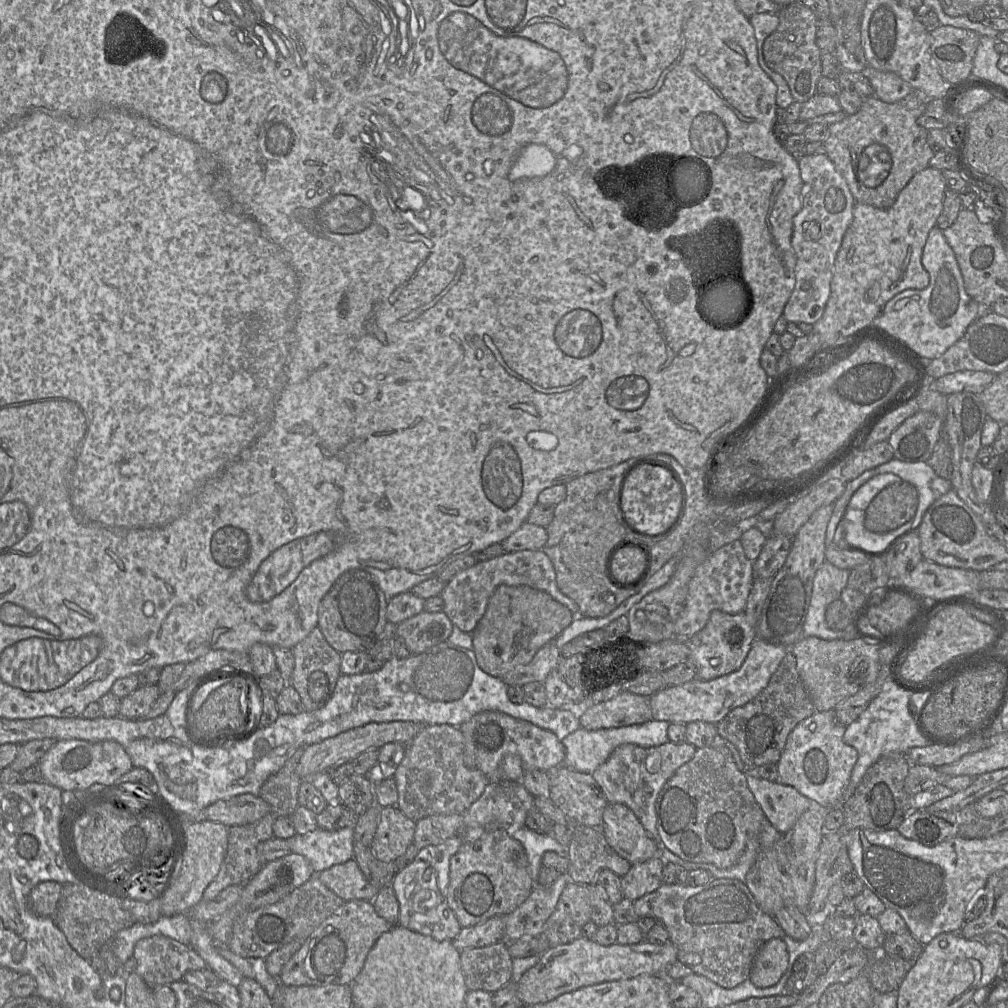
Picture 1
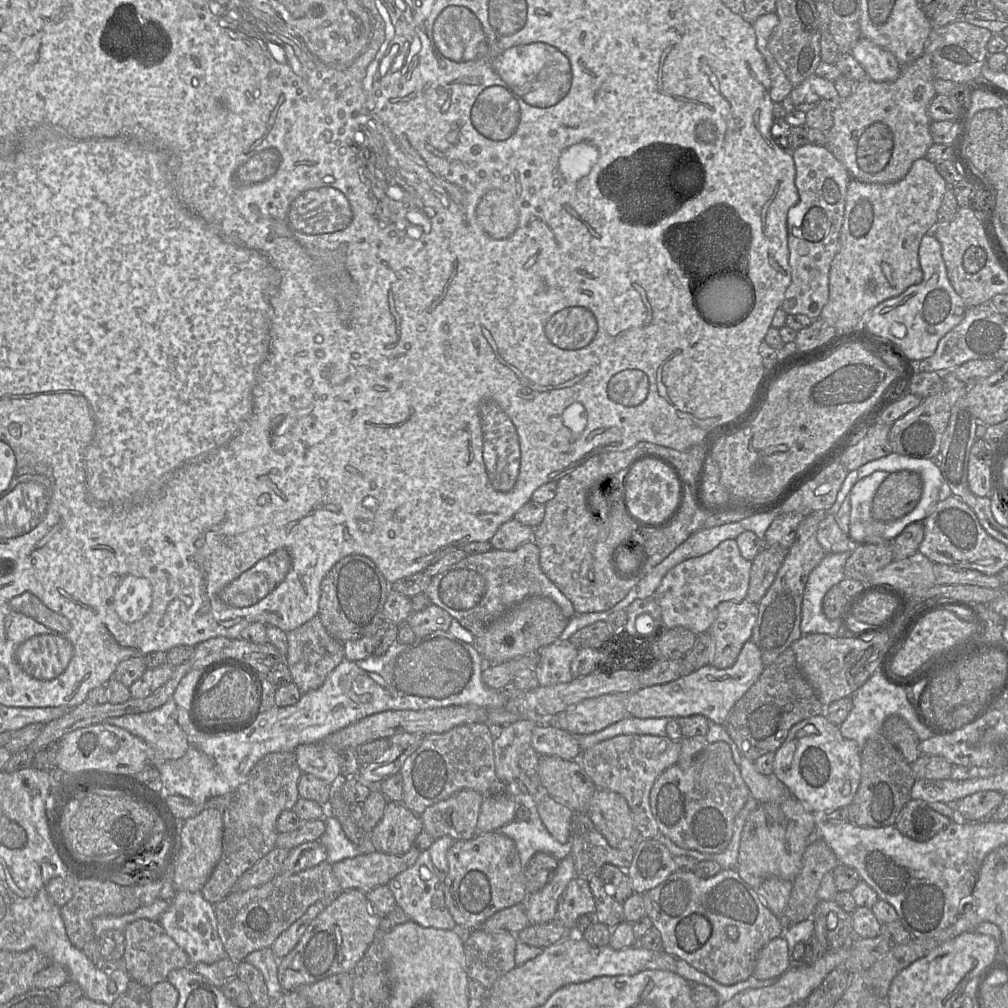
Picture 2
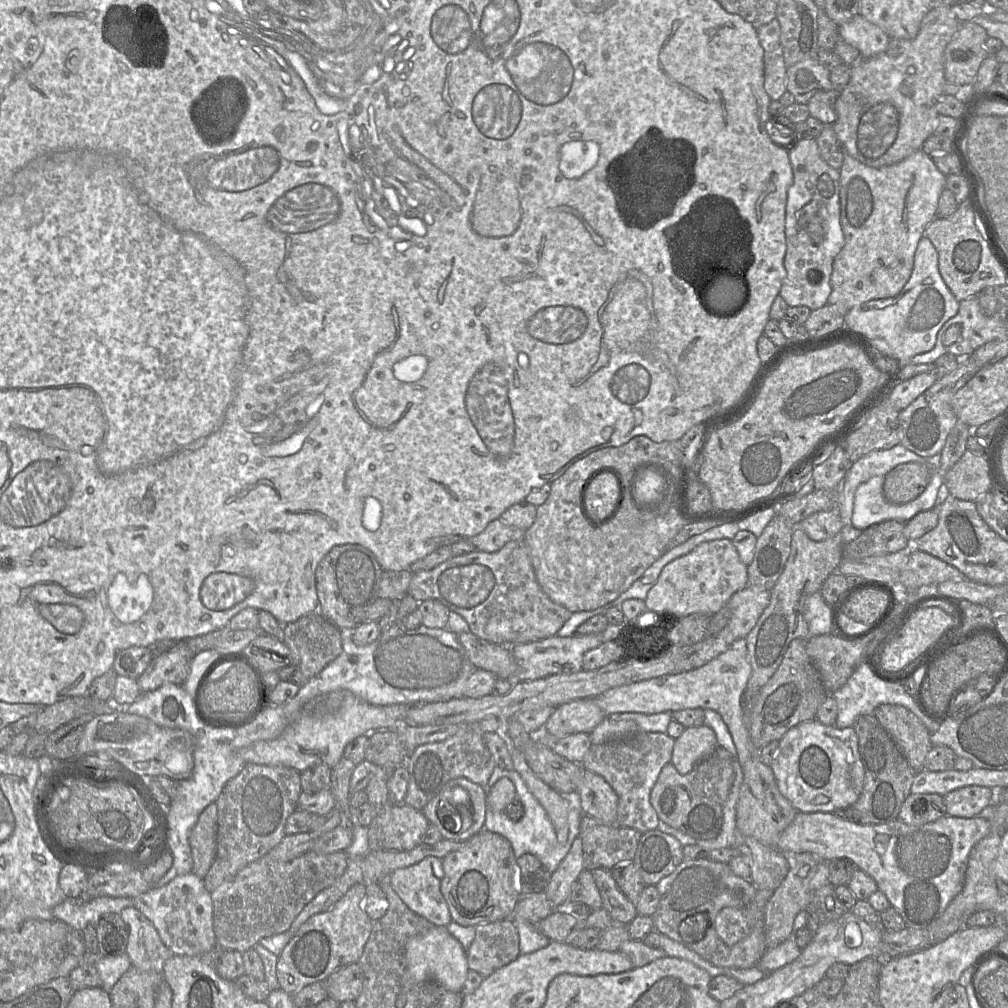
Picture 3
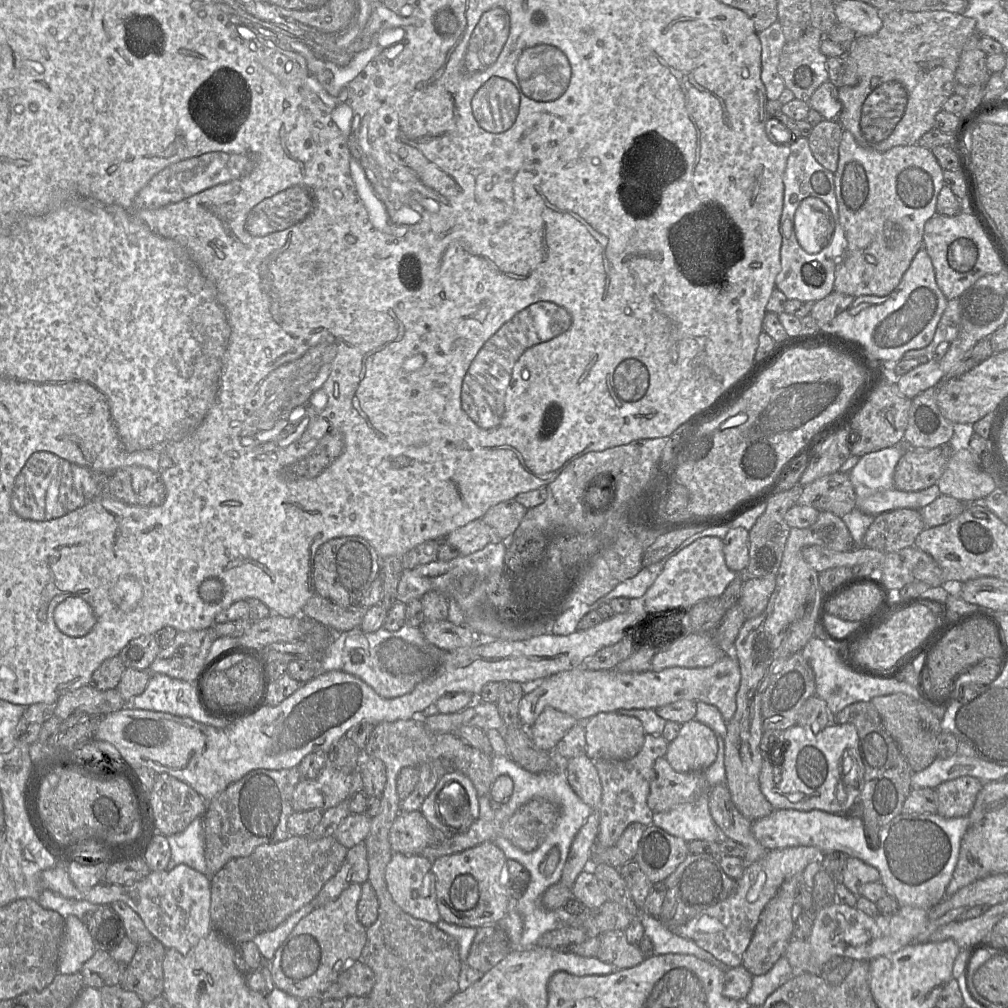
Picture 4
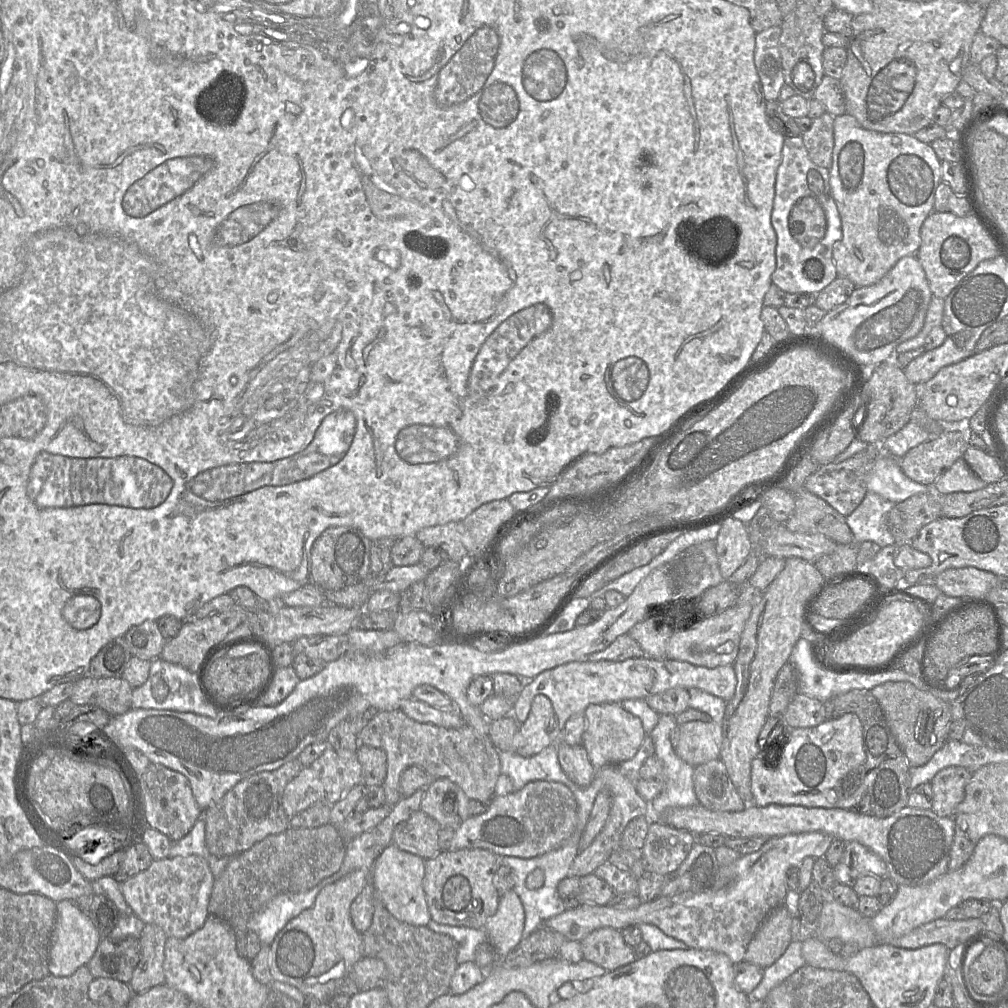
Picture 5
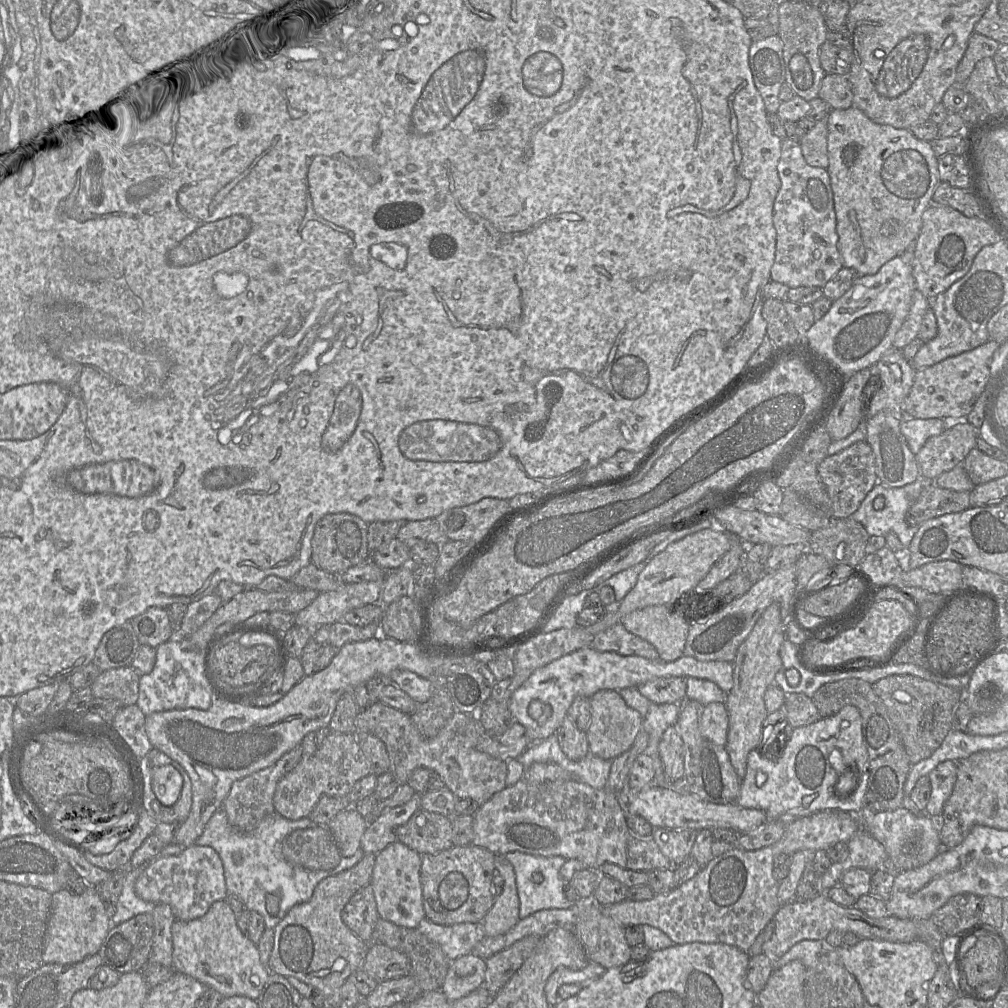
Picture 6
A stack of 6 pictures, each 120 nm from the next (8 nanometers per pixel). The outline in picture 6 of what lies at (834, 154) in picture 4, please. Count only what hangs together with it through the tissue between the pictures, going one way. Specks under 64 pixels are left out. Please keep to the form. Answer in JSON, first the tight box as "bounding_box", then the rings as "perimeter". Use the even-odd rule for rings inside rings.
{"bounding_box":[799,117,829,169],"perimeter":[[[827,117],[816,122],[814,127],[804,134],[799,143],[807,164],[827,169],[829,165],[827,136]]]}

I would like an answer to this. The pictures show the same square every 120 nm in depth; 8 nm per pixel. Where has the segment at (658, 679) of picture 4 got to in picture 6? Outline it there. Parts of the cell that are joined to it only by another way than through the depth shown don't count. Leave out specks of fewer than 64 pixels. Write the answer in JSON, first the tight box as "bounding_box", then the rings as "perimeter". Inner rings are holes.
{"bounding_box":[508,646,734,745],"perimeter":[[[586,646],[536,669],[511,695],[508,700],[508,709],[515,721],[525,727],[528,745],[531,745],[555,734],[573,700],[578,696],[590,698],[600,690],[619,691],[622,688],[637,687],[657,677],[669,676],[709,680],[728,693],[734,686],[733,674],[733,663],[727,661],[701,661],[684,654],[672,662],[652,661],[640,656],[623,656],[616,652],[598,651],[591,646]],[[533,700],[539,700],[551,707],[551,715],[543,724],[539,724],[528,713],[528,706]]]}

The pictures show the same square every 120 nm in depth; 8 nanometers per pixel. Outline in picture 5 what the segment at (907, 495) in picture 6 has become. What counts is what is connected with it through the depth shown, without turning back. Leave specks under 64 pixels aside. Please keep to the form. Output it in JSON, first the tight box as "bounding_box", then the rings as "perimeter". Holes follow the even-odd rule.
{"bounding_box":[846,491,895,548],"perimeter":[[[867,491],[859,506],[846,517],[855,543],[872,541],[881,548],[894,545],[895,539],[886,526],[886,515],[895,503]]]}

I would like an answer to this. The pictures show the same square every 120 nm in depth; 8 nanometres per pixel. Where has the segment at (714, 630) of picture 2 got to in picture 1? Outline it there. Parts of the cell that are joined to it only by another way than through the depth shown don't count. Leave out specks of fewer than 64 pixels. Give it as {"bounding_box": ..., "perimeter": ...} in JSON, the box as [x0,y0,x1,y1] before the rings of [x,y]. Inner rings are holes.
{"bounding_box":[681,610,758,680],"perimeter":[[[713,610],[705,627],[689,638],[681,638],[689,648],[689,658],[696,667],[696,678],[712,680],[738,670],[747,657],[758,632],[751,625],[743,612],[728,614],[721,610]]]}

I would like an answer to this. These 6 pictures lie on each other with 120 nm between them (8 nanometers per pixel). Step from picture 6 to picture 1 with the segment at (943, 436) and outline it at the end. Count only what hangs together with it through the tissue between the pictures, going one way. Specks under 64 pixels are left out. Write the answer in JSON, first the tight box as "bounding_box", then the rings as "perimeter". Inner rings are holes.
{"bounding_box":[864,478,918,534],"perimeter":[[[901,478],[883,488],[865,510],[864,525],[876,534],[888,533],[909,522],[918,506],[917,488]]]}

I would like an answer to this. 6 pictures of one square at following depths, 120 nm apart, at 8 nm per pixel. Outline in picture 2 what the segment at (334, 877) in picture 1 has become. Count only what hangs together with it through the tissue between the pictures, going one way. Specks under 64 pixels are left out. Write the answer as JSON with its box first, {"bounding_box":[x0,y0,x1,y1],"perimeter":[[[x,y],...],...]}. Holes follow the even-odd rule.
{"bounding_box":[332,846,420,893],"perimeter":[[[415,846],[400,856],[369,851],[332,865],[332,871],[342,891],[358,889],[368,893],[411,867],[420,853]]]}

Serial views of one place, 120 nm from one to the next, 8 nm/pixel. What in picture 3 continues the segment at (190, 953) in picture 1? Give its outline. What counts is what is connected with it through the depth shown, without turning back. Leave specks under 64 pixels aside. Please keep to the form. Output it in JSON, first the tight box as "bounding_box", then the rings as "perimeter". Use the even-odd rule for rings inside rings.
{"bounding_box":[120,907,175,974],"perimeter":[[[135,907],[124,908],[120,915],[129,927],[126,953],[132,966],[163,974],[164,963],[175,954],[165,946],[153,923]]]}

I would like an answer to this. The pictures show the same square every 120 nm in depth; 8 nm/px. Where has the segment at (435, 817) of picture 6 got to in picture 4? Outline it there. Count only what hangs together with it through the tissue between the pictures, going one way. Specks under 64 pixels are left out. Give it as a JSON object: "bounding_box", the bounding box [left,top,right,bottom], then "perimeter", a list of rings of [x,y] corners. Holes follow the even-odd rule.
{"bounding_box":[389,811,431,855],"perimeter":[[[420,811],[401,812],[389,831],[393,853],[420,855],[430,845],[431,826]]]}

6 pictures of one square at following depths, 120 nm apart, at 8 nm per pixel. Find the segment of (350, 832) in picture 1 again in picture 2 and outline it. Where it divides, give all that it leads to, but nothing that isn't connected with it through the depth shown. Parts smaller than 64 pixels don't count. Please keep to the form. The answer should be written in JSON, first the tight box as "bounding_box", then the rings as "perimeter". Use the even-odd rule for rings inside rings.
{"bounding_box":[317,815,373,865],"perimeter":[[[327,815],[323,818],[326,829],[317,841],[324,847],[327,853],[326,861],[331,865],[345,859],[356,857],[362,853],[373,851],[369,835],[365,835],[365,846],[357,846],[346,837],[336,817]]]}

